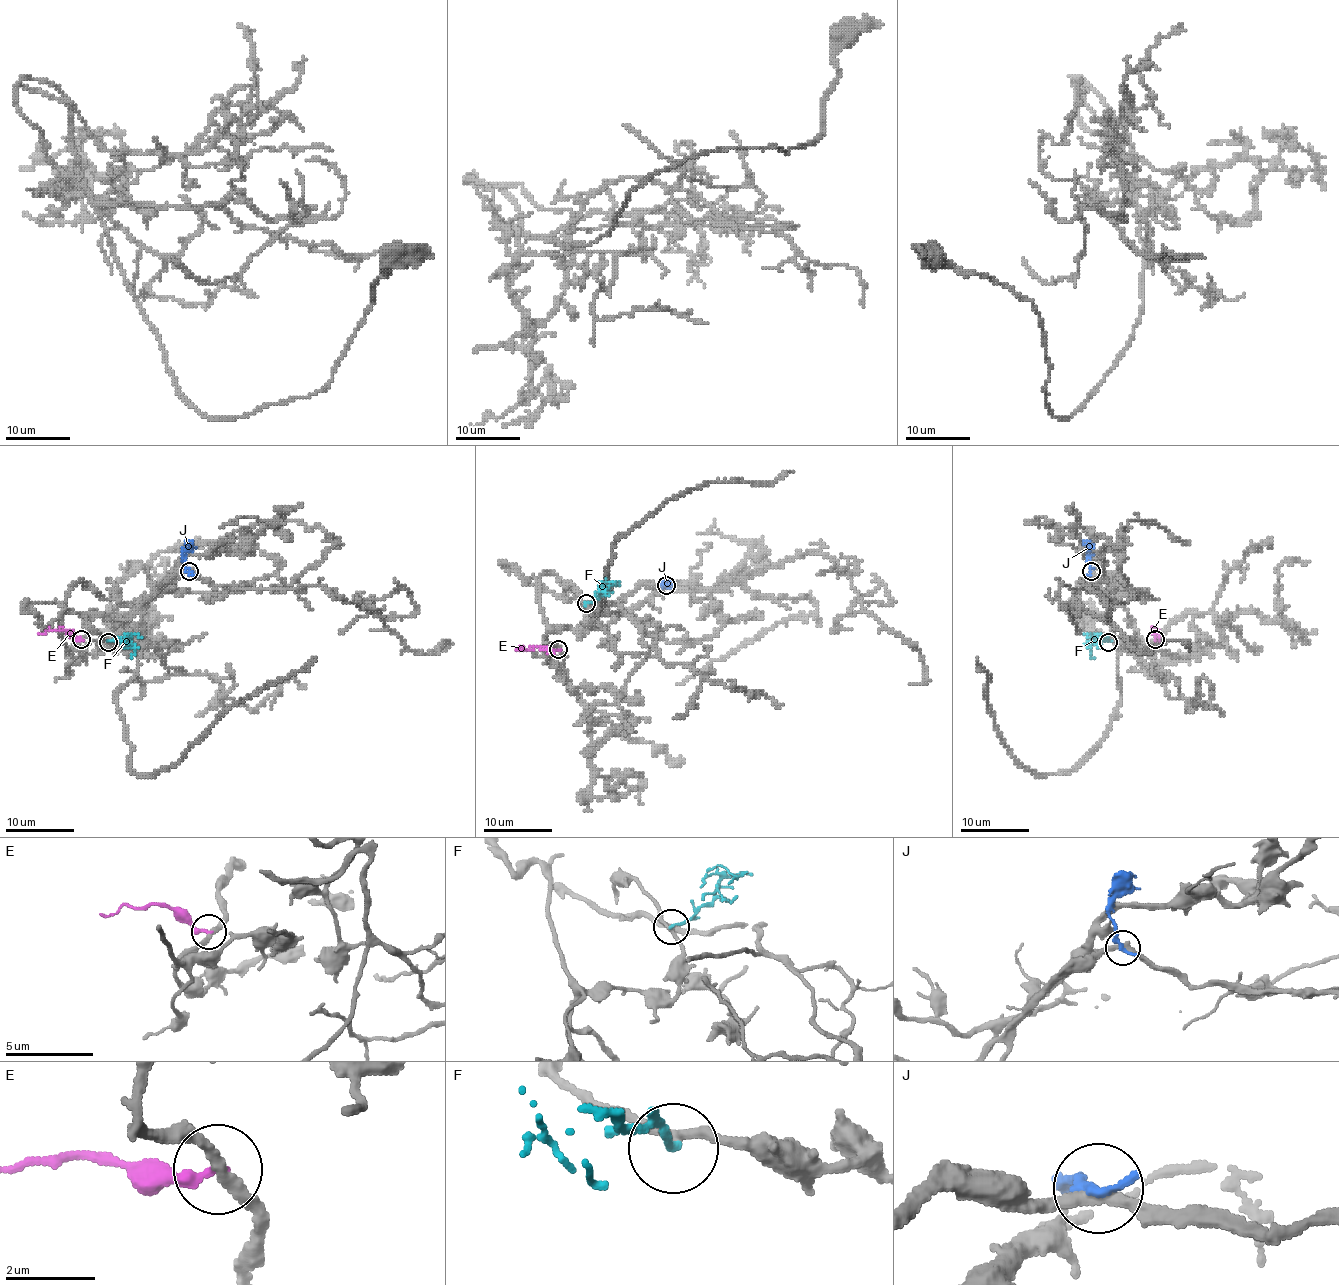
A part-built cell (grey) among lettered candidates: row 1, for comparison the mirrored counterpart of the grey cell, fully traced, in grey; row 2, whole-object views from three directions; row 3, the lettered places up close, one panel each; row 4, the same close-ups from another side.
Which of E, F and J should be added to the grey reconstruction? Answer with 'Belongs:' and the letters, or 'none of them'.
Belongs: none of them

